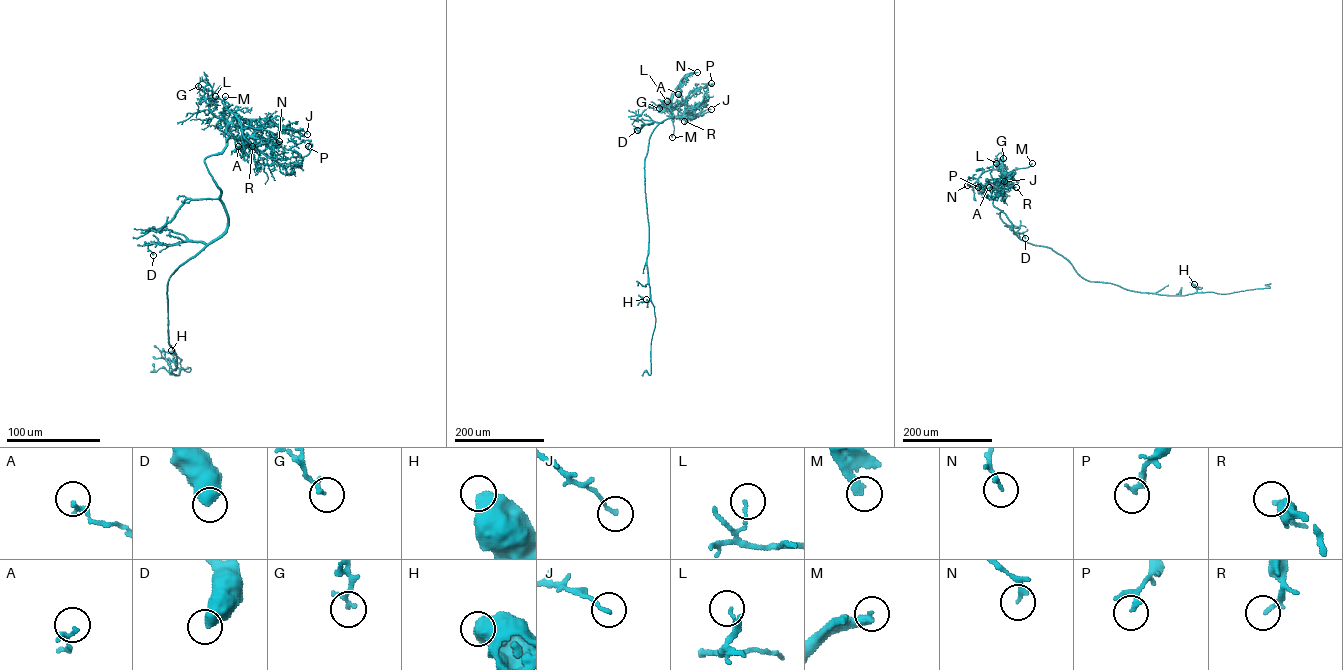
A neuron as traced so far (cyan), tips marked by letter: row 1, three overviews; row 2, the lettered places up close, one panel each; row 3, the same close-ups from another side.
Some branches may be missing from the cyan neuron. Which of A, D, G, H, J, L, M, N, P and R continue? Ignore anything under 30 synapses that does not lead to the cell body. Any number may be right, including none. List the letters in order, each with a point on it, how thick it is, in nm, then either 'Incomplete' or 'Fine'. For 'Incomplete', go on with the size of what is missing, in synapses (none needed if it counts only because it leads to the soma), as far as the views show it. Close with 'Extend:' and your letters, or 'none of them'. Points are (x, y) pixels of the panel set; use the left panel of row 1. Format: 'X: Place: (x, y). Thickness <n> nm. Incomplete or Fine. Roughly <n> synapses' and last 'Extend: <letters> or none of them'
A: Place: (238, 146). Thickness 200 nm. Fine
D: Place: (153, 255). Thickness 600 nm. Fine
G: Place: (198, 86). Thickness 200 nm. Fine
H: Place: (171, 350). Thickness 650 nm. Fine
J: Place: (307, 134). Thickness 160 nm. Fine
L: Place: (215, 96). Thickness 120 nm. Fine
M: Place: (225, 96). Thickness 360 nm. Incomplete
N: Place: (279, 141). Thickness 200 nm. Fine
P: Place: (308, 146). Thickness 170 nm. Fine
R: Place: (252, 146). Thickness 200 nm. Fine
Extend: M

